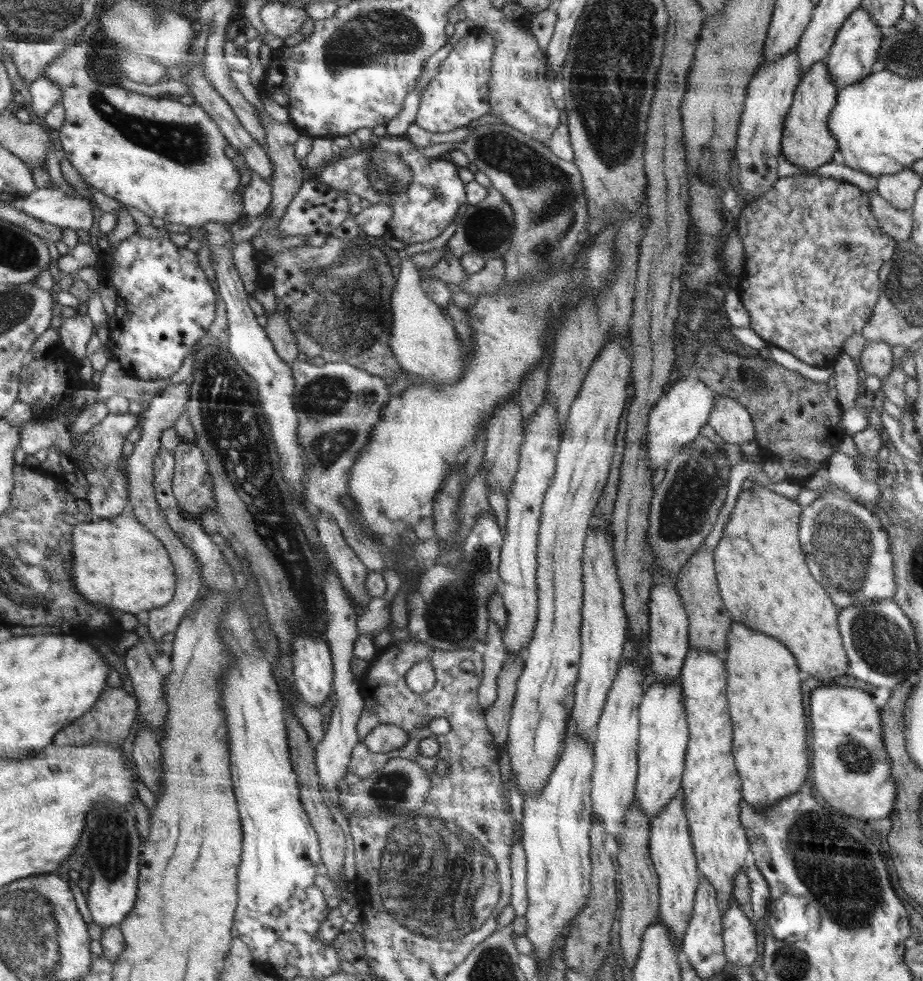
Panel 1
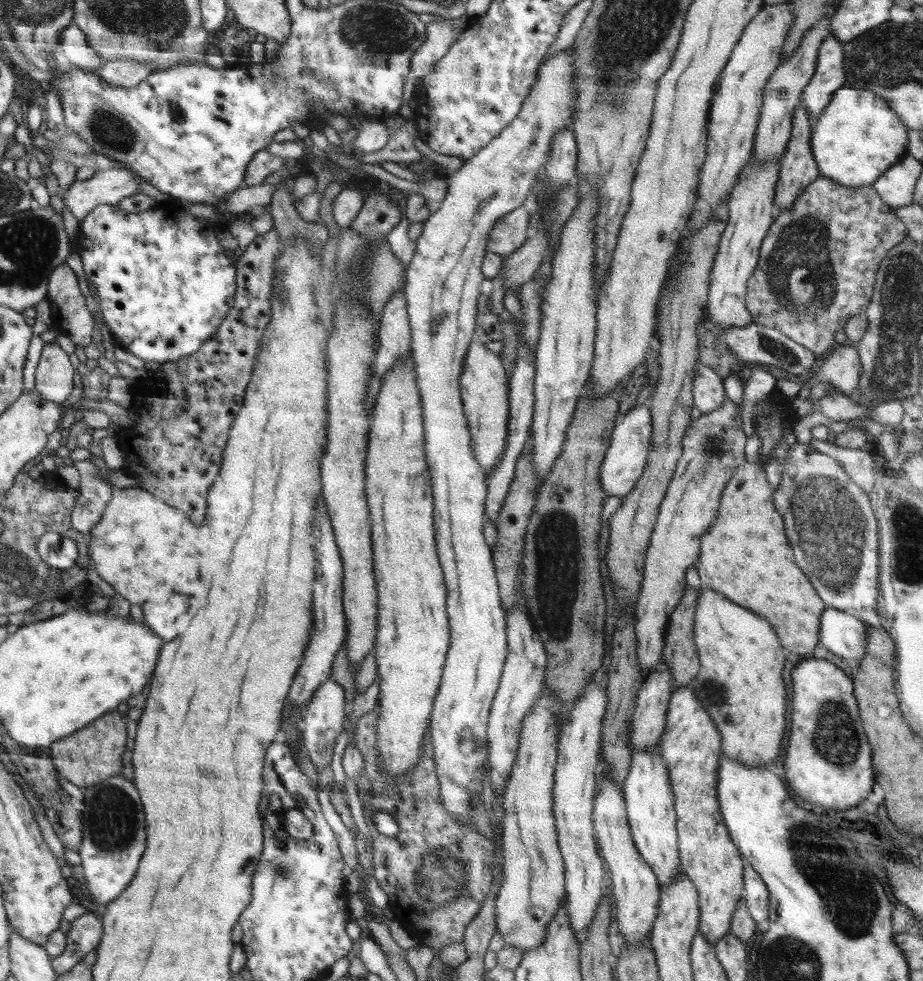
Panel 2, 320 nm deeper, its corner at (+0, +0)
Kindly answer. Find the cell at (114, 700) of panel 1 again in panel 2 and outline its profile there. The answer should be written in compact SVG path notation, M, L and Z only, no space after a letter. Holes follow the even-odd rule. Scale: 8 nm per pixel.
M114 710L104 714L82 730L52 743L49 752L59 776L81 789L85 789L106 780L112 774L116 774L116 770L118 772L123 770L121 760L122 754L126 750L124 748L126 738L128 738L126 714Z

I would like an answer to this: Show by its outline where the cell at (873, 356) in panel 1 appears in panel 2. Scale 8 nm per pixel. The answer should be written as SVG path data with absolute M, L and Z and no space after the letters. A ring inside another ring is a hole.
M835 346L828 358L817 365L810 378L812 384L829 382L835 392L850 395L857 387L861 375L860 357L854 346Z

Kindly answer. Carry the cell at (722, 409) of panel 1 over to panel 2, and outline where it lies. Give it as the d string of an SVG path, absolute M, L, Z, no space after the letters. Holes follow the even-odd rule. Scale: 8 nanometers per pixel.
M701 363L694 369L692 386L693 406L702 413L716 410L727 397L723 378Z

